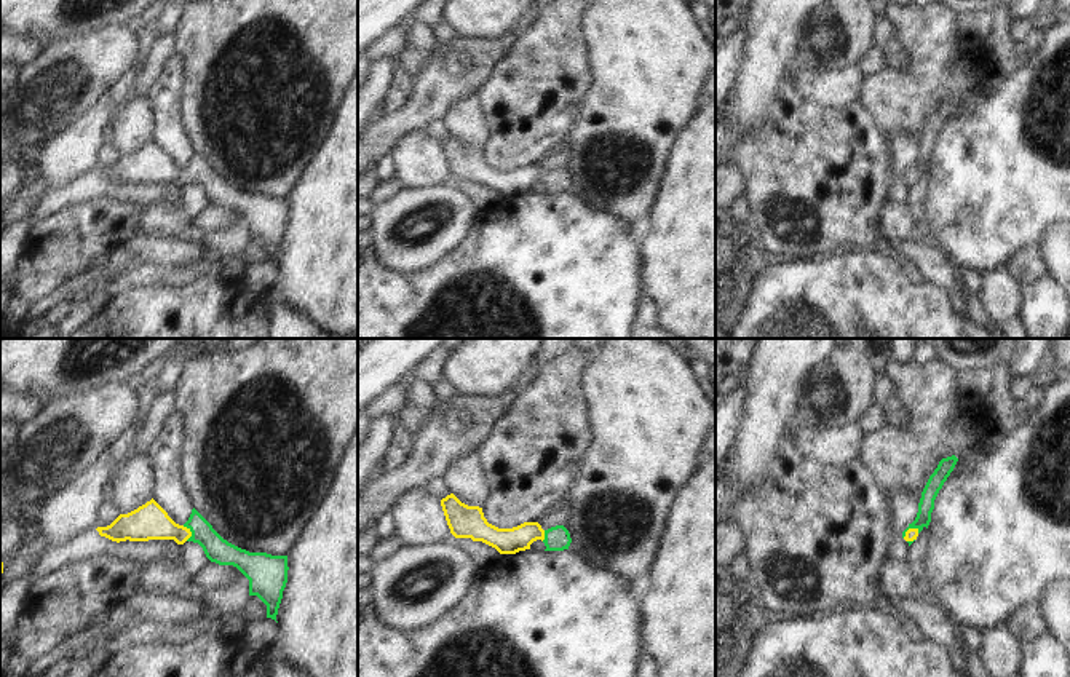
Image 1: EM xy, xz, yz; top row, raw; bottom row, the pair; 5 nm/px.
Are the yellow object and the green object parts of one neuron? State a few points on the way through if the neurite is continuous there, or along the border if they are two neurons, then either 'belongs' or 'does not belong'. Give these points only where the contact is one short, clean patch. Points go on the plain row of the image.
runs through xy (150, 163), (170, 173), (190, 174), (200, 174), (217, 192); belongs

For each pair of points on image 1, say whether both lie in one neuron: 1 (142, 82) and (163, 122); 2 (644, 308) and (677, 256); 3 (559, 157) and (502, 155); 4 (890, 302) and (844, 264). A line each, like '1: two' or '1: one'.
1: two
2: two
3: two
4: one

